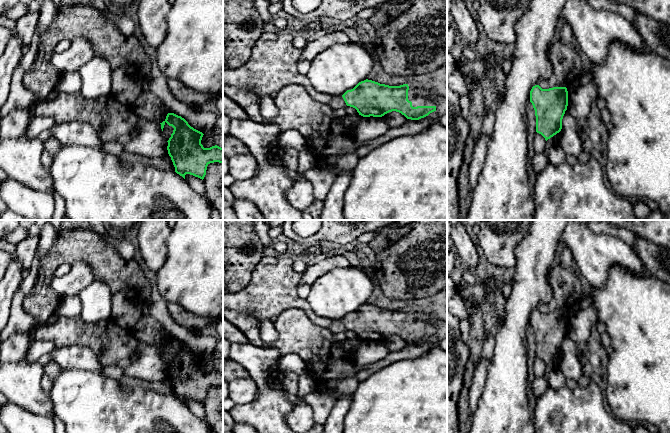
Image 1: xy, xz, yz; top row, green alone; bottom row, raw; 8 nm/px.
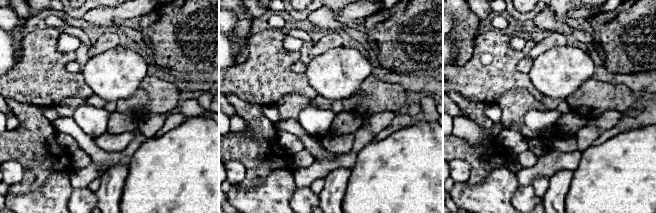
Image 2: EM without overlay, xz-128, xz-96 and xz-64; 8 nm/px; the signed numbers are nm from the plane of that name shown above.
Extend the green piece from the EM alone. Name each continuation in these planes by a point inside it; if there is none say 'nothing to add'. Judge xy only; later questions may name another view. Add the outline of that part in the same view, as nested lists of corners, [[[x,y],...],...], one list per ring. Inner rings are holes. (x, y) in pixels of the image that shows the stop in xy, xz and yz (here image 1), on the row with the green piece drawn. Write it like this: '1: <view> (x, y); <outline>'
nothing to add

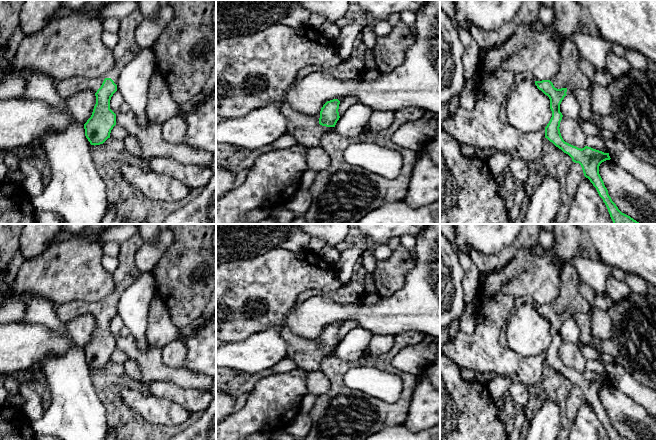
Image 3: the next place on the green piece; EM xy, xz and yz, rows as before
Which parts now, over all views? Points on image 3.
1: xy (127, 48); [[[136,10],[120,20],[118,42],[112,49],[115,66],[110,72],[107,72],[102,77],[98,78],[75,76],[57,82],[56,86],[59,94],[62,97],[67,98],[85,90],[91,90],[96,93],[105,78],[111,78],[117,85],[119,75],[123,68],[142,50],[136,41],[136,29],[143,19],[144,17],[142,14]]]

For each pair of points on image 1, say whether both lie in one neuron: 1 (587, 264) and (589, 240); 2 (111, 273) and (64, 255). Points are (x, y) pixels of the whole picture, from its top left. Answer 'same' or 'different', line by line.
1: same
2: same

